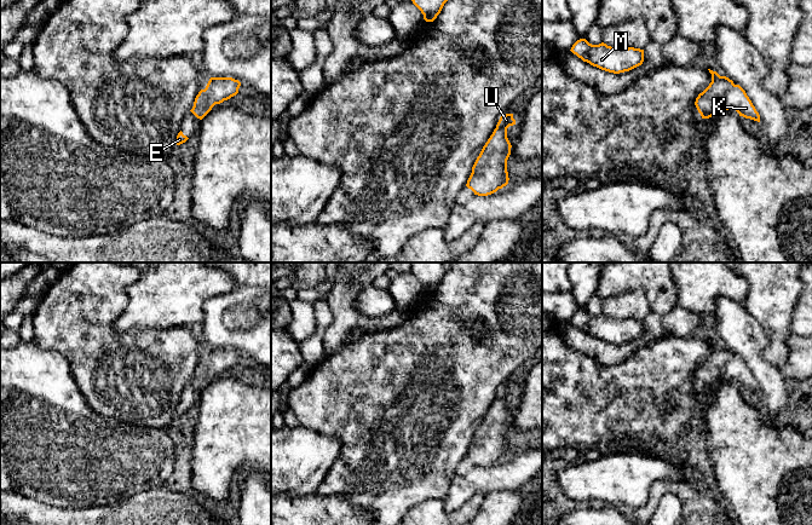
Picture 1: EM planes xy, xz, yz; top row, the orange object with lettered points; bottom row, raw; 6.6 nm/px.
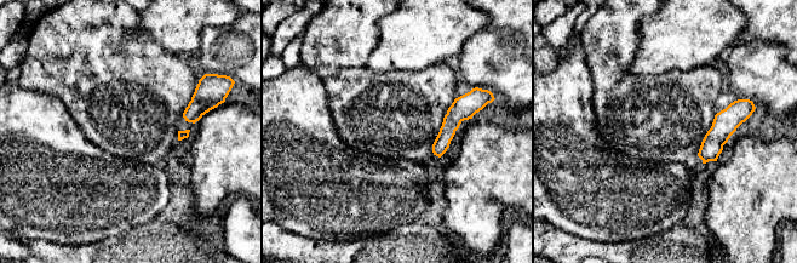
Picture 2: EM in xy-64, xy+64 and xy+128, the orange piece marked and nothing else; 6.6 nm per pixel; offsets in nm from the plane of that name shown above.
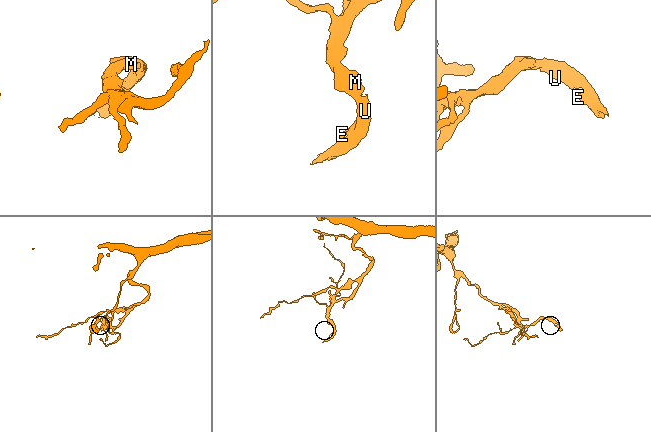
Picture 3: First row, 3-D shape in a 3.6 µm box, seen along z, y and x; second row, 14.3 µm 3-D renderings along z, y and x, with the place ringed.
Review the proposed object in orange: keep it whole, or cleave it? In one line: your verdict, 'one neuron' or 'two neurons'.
one neuron

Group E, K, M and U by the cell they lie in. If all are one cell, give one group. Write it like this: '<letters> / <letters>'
E K M U

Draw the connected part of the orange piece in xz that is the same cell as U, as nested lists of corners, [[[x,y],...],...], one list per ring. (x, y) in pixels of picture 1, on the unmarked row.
[[[513,385],[501,387],[477,428],[466,455],[474,466],[488,467],[508,455],[507,431],[512,416],[507,409],[507,399],[513,396]]]

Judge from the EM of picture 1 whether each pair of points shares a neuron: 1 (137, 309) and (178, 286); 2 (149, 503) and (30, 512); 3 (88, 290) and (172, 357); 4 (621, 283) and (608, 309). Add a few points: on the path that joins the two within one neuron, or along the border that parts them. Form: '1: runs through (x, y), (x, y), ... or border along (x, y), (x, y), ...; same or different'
1: runs through (147, 309), (168, 294); same
2: runs through (120, 512), (59, 512); same
3: runs through (91, 317), (117, 344), (145, 348); same
4: border along (643, 290), (634, 289), (604, 299); different

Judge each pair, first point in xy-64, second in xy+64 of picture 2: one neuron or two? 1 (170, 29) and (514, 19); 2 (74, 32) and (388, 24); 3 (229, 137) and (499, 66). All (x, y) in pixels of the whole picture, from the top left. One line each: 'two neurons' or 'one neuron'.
1: two neurons
2: two neurons
3: two neurons

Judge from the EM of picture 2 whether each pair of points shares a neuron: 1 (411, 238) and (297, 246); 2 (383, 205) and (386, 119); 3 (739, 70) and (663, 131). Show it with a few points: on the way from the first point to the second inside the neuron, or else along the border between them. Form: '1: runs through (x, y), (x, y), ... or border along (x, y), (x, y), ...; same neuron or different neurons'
1: runs through (383, 250), (325, 250); same neuron
2: border along (357, 150), (413, 161); different neurons
3: border along (726, 78), (723, 86); different neurons

